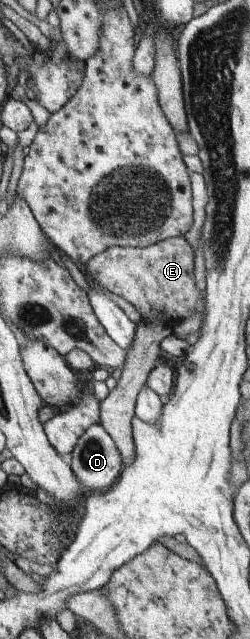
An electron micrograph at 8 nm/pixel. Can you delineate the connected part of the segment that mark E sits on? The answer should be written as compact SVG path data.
M179 236L165 241L159 241L155 245L149 247L110 247L107 251L100 253L90 259L82 270L86 276L93 279L97 285L105 287L107 291L123 297L125 301L129 301L137 311L141 314L142 319L163 319L165 323L176 324L191 315L199 315L203 320L205 315L205 306L203 305L203 294L195 286L195 274L193 268L195 265L193 249L187 243L185 236Z

